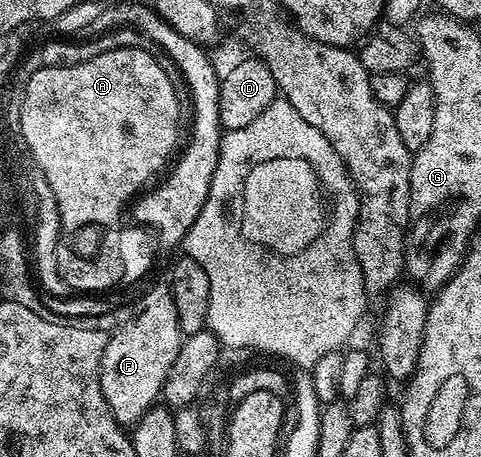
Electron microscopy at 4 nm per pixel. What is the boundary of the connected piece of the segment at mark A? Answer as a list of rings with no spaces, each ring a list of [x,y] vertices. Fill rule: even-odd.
[[[133,45],[110,49],[69,67],[44,65],[29,78],[20,103],[21,134],[31,161],[56,196],[61,229],[74,235],[88,227],[113,224],[122,215],[123,204],[130,202],[154,173],[162,174],[163,164],[172,160],[179,141],[179,113],[173,83],[151,49]]]

